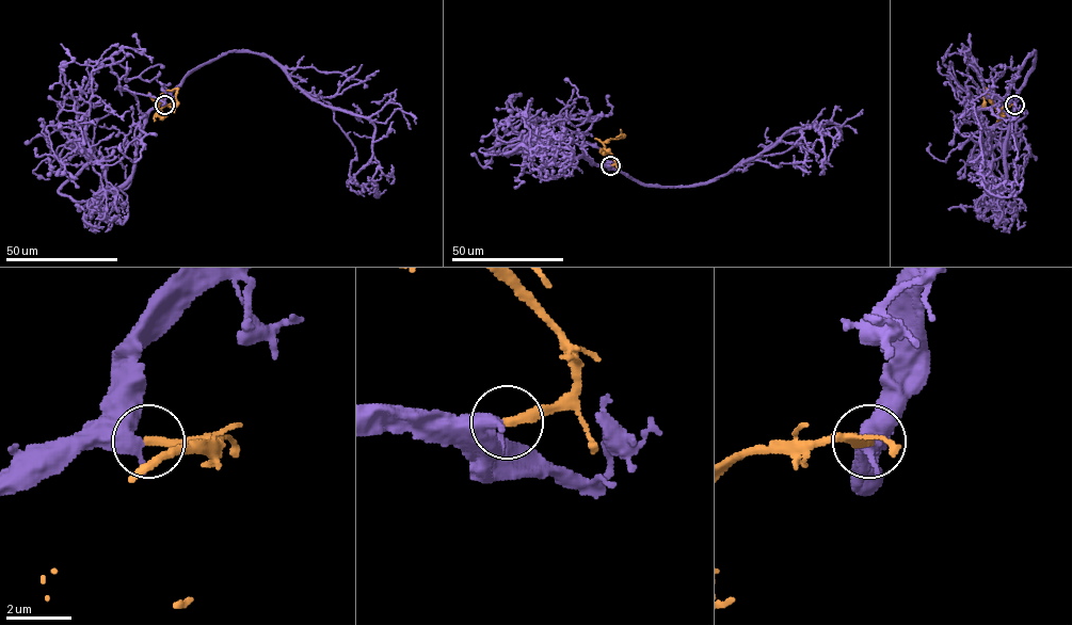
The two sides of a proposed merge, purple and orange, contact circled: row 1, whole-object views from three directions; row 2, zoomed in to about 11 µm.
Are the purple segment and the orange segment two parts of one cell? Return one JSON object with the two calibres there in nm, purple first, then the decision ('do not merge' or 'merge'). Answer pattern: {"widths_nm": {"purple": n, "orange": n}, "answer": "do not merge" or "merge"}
{"widths_nm": {"purple": 600, "orange": 280}, "answer": "merge"}

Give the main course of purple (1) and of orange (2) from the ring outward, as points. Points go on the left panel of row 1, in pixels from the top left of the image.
1: (163, 105), (187, 75), (227, 52), (269, 57), (310, 97), (372, 123), (377, 197), (373, 179)
2: (164, 105), (169, 105), (159, 109), (158, 99), (165, 91), (177, 89), (174, 112)

